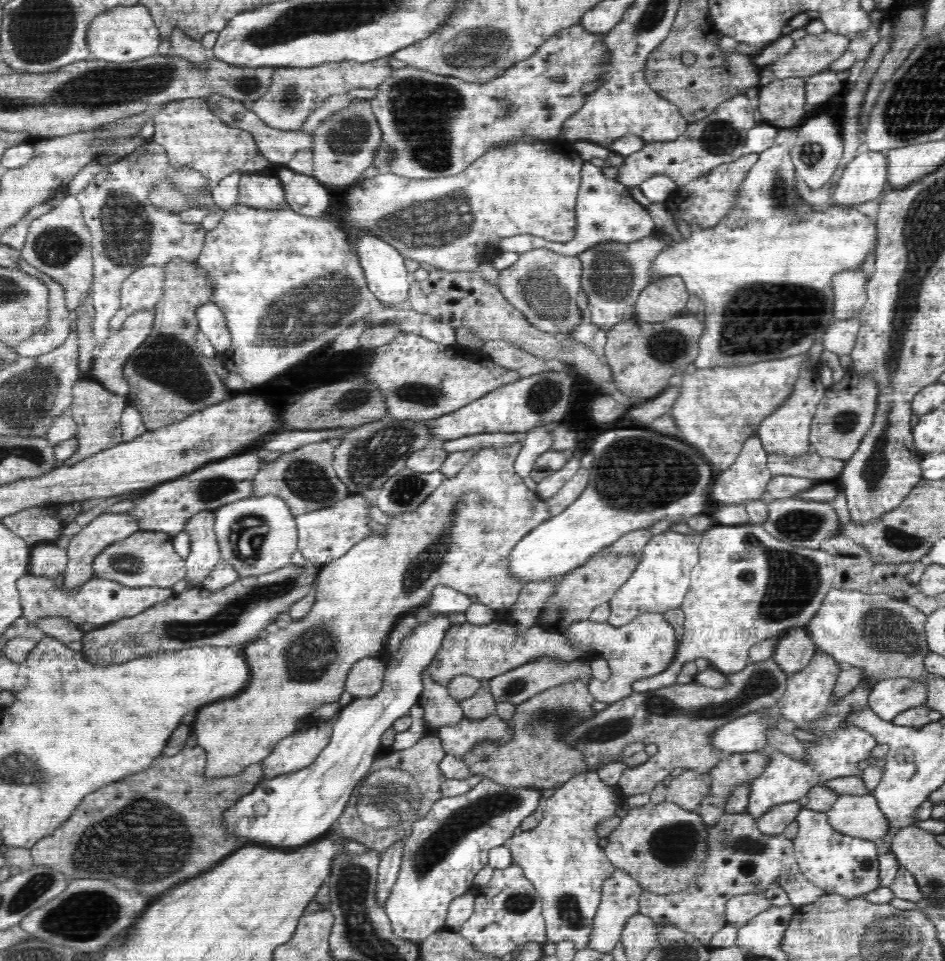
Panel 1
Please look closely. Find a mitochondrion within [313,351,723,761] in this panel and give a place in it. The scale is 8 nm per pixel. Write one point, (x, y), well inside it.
(636, 473)

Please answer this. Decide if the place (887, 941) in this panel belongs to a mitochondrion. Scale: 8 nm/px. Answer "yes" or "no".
yes

